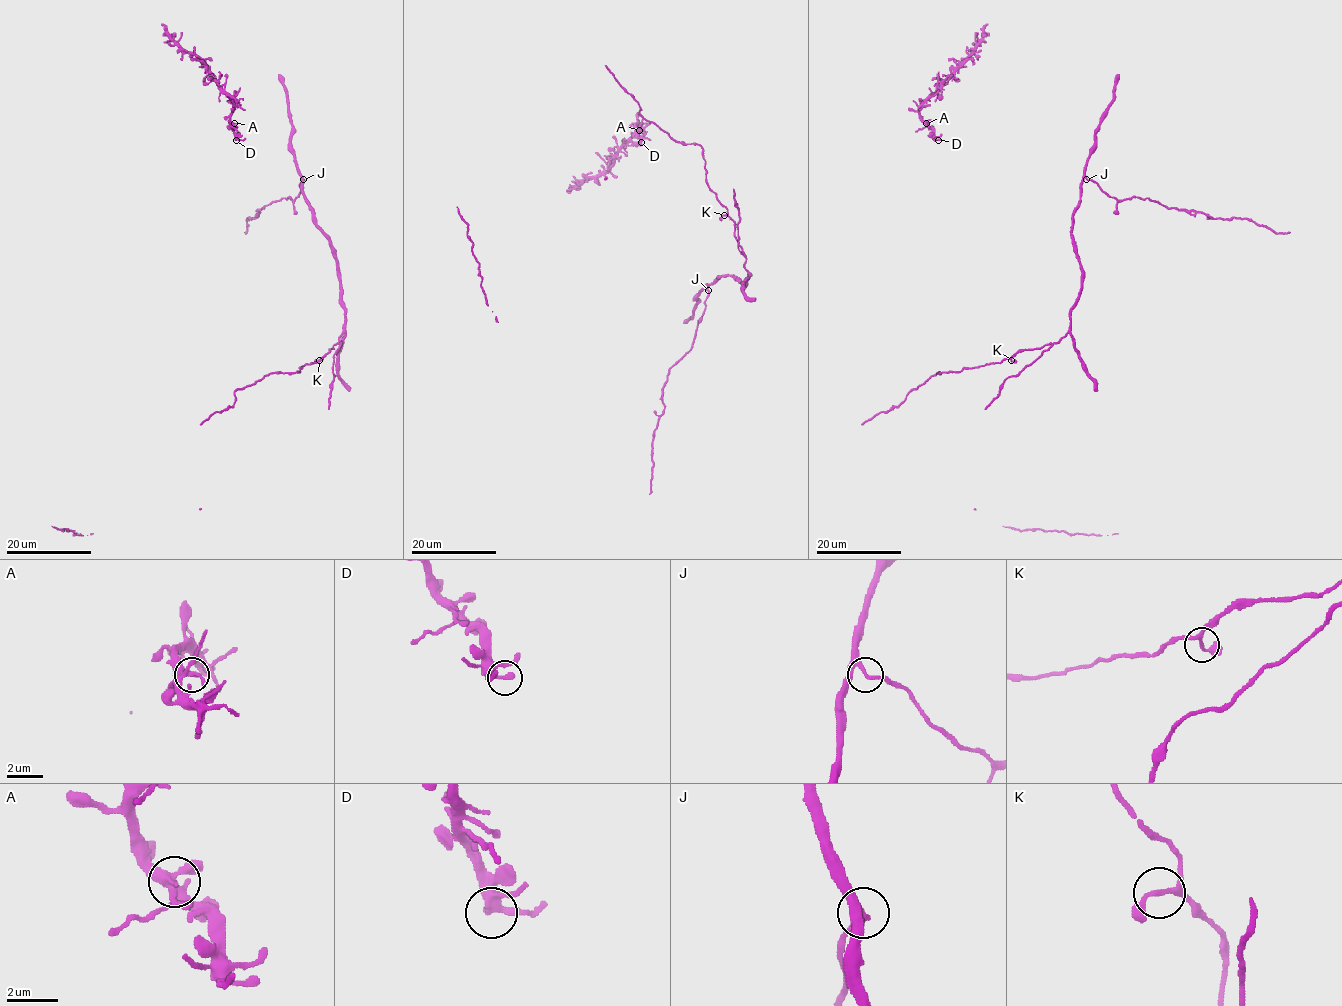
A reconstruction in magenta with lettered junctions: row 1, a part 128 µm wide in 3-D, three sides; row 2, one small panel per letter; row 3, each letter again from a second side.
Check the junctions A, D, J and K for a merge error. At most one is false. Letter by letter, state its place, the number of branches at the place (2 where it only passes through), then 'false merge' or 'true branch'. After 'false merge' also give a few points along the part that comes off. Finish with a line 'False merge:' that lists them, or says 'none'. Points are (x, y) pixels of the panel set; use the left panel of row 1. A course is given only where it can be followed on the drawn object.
A: (234, 123) | 3 | true branch
D: (236, 140) | 3 | true branch
J: (303, 179) | 3 | true branch
K: (319, 360) | 3 | true branch
False merge: none

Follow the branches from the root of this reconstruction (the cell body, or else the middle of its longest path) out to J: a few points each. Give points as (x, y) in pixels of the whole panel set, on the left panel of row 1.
J: (330, 349), (340, 342), (344, 329), (339, 268), (332, 242), (317, 224), (304, 195), (303, 179)

